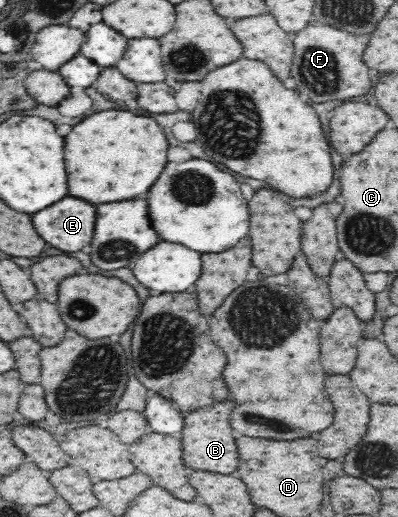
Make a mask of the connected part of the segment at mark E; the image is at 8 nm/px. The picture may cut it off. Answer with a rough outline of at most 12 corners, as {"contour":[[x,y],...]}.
{"contour":[[64,197],[34,215],[52,247],[82,251],[92,243],[96,207]]}

